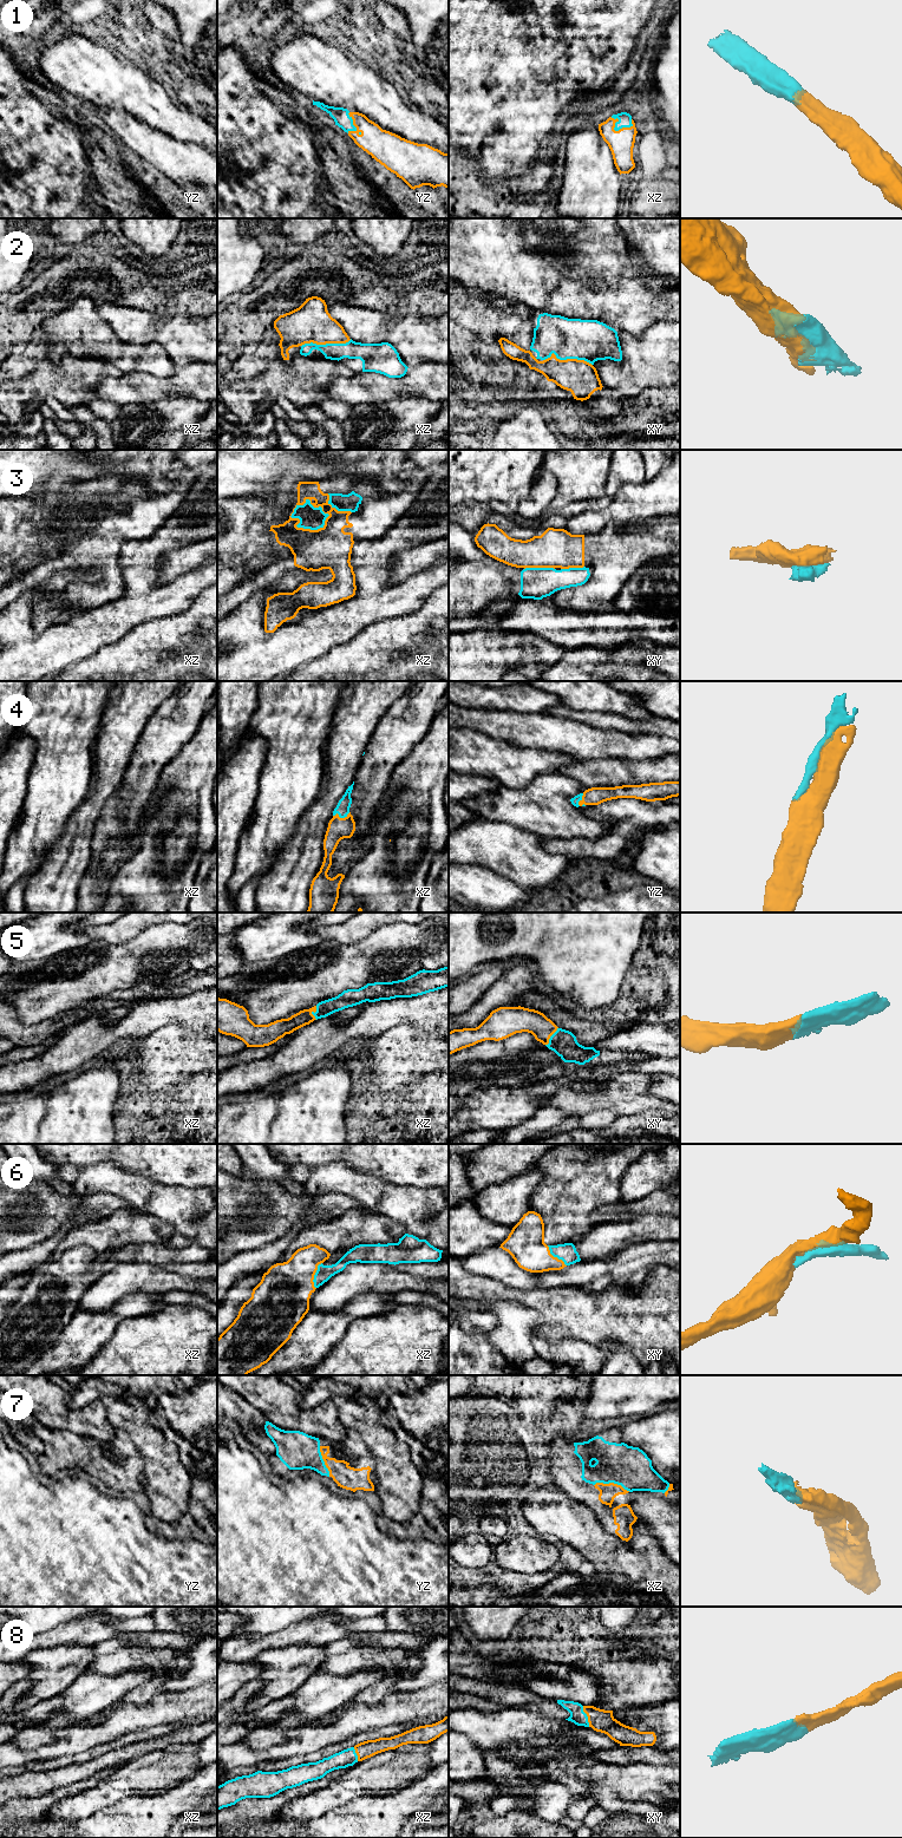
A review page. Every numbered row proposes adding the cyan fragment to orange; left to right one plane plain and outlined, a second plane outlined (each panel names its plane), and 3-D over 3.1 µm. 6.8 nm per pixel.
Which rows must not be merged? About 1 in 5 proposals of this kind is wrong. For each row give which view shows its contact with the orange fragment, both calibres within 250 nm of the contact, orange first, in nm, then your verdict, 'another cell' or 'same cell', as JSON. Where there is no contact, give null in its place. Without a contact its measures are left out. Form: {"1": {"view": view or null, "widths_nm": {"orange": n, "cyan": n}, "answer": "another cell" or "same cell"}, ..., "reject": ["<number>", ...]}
{"1": {"view": "xz", "widths_nm": {"orange": 170, "cyan": 100}, "answer": "same cell"}, "2": {"view": "xy", "widths_nm": {"orange": 240, "cyan": 280}, "answer": "same cell"}, "3": {"view": "xz", "widths_nm": {"orange": 140, "cyan": 150}, "answer": "another cell"}, "4": {"view": "xz", "widths_nm": {"orange": 150, "cyan": 100}, "answer": "same cell"}, "5": {"view": "xy", "widths_nm": {"orange": 180, "cyan": 180}, "answer": "same cell"}, "6": {"view": "xz", "widths_nm": {"orange": 360, "cyan": 110}, "answer": "same cell"}, "7": {"view": "xz", "widths_nm": {"orange": 110, "cyan": 280}, "answer": "same cell"}, "8": {"view": "xy", "widths_nm": {"orange": 160, "cyan": 100}, "answer": "same cell"}, "reject": ["3"]}

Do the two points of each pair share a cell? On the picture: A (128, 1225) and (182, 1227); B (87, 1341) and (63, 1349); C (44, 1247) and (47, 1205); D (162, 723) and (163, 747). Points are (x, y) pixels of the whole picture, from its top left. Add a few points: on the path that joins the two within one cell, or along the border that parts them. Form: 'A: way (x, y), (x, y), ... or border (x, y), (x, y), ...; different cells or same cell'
A: border (149, 1214), (169, 1223), (174, 1233); different cells
B: way (82, 1341), (72, 1349), (69, 1349); same cell
C: border (67, 1223), (64, 1223), (46, 1238), (19, 1250); different cells
D: way (163, 728), (163, 741); same cell

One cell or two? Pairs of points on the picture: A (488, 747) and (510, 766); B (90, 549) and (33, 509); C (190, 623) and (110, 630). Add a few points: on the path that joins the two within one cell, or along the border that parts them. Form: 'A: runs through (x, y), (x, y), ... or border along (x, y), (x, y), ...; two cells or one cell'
A: runs through (494, 753), (504, 761); one cell
B: border along (58, 515), (51, 523), (39, 527); two cells
C: border along (159, 617), (142, 621), (118, 640), (110, 643); two cells

